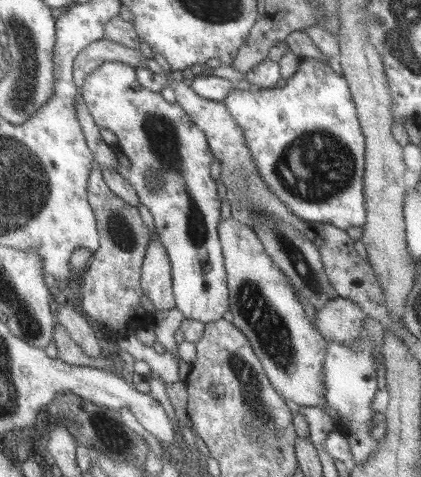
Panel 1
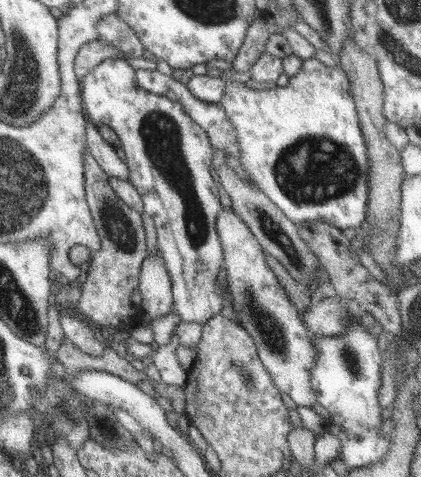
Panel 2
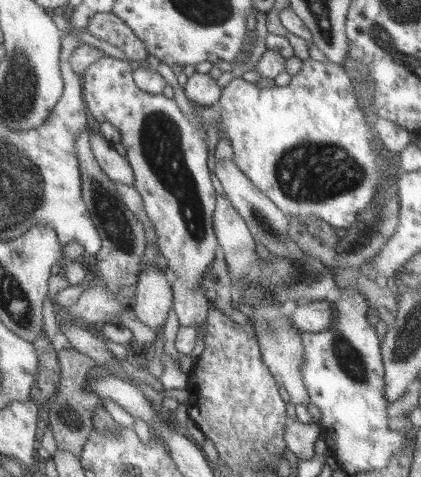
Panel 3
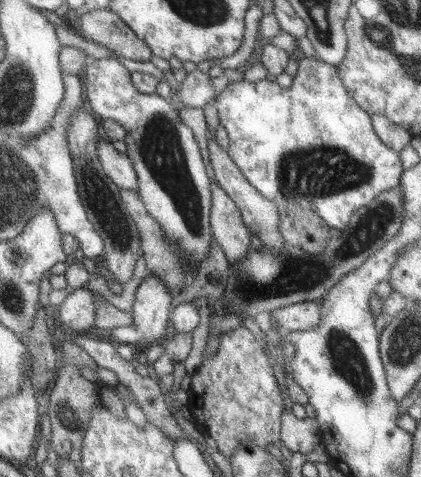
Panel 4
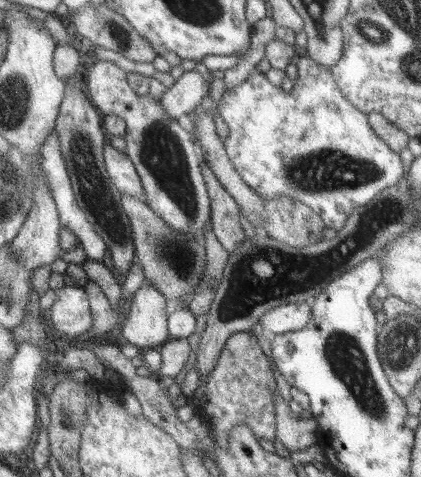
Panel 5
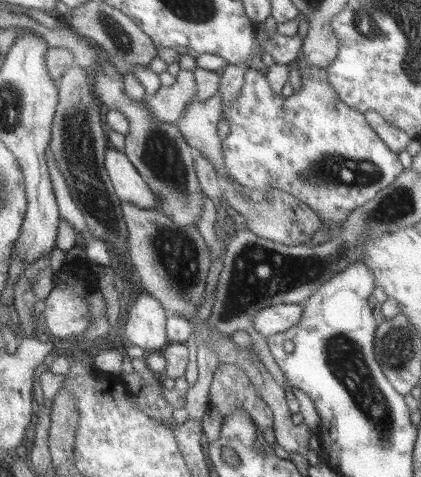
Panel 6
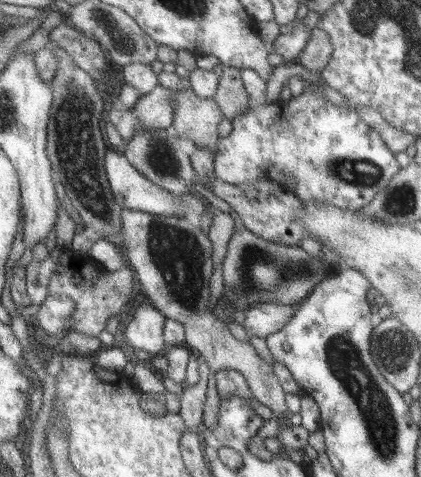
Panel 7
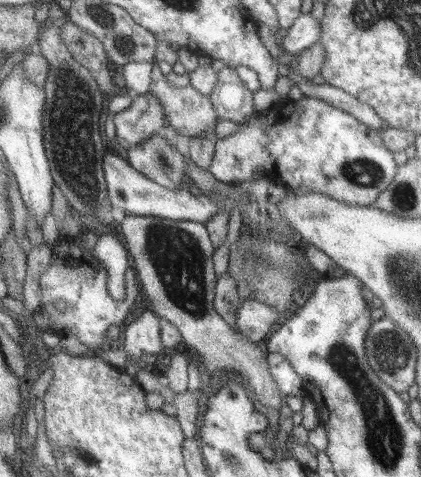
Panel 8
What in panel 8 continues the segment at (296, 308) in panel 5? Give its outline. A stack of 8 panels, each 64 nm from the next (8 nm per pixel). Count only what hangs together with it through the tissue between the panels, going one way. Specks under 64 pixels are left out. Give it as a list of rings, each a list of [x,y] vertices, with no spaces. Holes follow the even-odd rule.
[[[249,298],[241,300],[239,308],[235,310],[235,330],[239,330],[239,334],[253,344],[261,342],[267,332],[273,332],[281,320],[283,316],[275,312],[275,308]]]

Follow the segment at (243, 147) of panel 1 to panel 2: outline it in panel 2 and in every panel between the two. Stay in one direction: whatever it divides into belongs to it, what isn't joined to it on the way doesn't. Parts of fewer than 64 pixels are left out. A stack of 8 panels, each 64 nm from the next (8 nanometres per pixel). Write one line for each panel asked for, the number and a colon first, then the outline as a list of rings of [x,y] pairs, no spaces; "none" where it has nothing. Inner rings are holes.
2: [[[135,70],[135,82],[143,88],[143,90],[147,90],[147,92],[151,92],[151,94],[155,94],[155,96],[165,96],[165,92],[167,90],[171,90],[173,92],[173,96],[175,96],[175,100],[183,106],[183,112],[195,122],[195,124],[199,124],[201,128],[203,128],[203,132],[207,134],[207,140],[209,140],[209,144],[213,146],[213,150],[221,150],[227,158],[227,166],[231,166],[231,170],[239,176],[239,178],[243,178],[243,180],[247,180],[251,186],[255,186],[253,182],[251,182],[251,178],[249,178],[249,174],[247,174],[247,170],[243,168],[243,164],[241,164],[241,150],[239,150],[239,144],[237,144],[237,140],[235,140],[235,134],[233,134],[233,124],[229,122],[229,118],[225,116],[225,112],[223,112],[223,108],[219,106],[219,104],[207,104],[207,102],[201,102],[201,100],[197,100],[191,92],[189,92],[189,88],[187,86],[183,86],[183,84],[179,84],[177,80],[173,80],[173,76],[165,76],[165,74],[161,74],[161,72],[157,72],[157,70]]]

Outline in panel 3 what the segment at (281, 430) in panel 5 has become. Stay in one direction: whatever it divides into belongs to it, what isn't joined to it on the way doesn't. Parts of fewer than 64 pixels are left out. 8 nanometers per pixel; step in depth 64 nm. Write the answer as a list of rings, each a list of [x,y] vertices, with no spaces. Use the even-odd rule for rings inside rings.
[[[287,420],[283,440],[289,452],[297,456],[297,460],[313,458],[313,444],[321,438],[321,426],[317,422],[301,424],[297,420]]]

